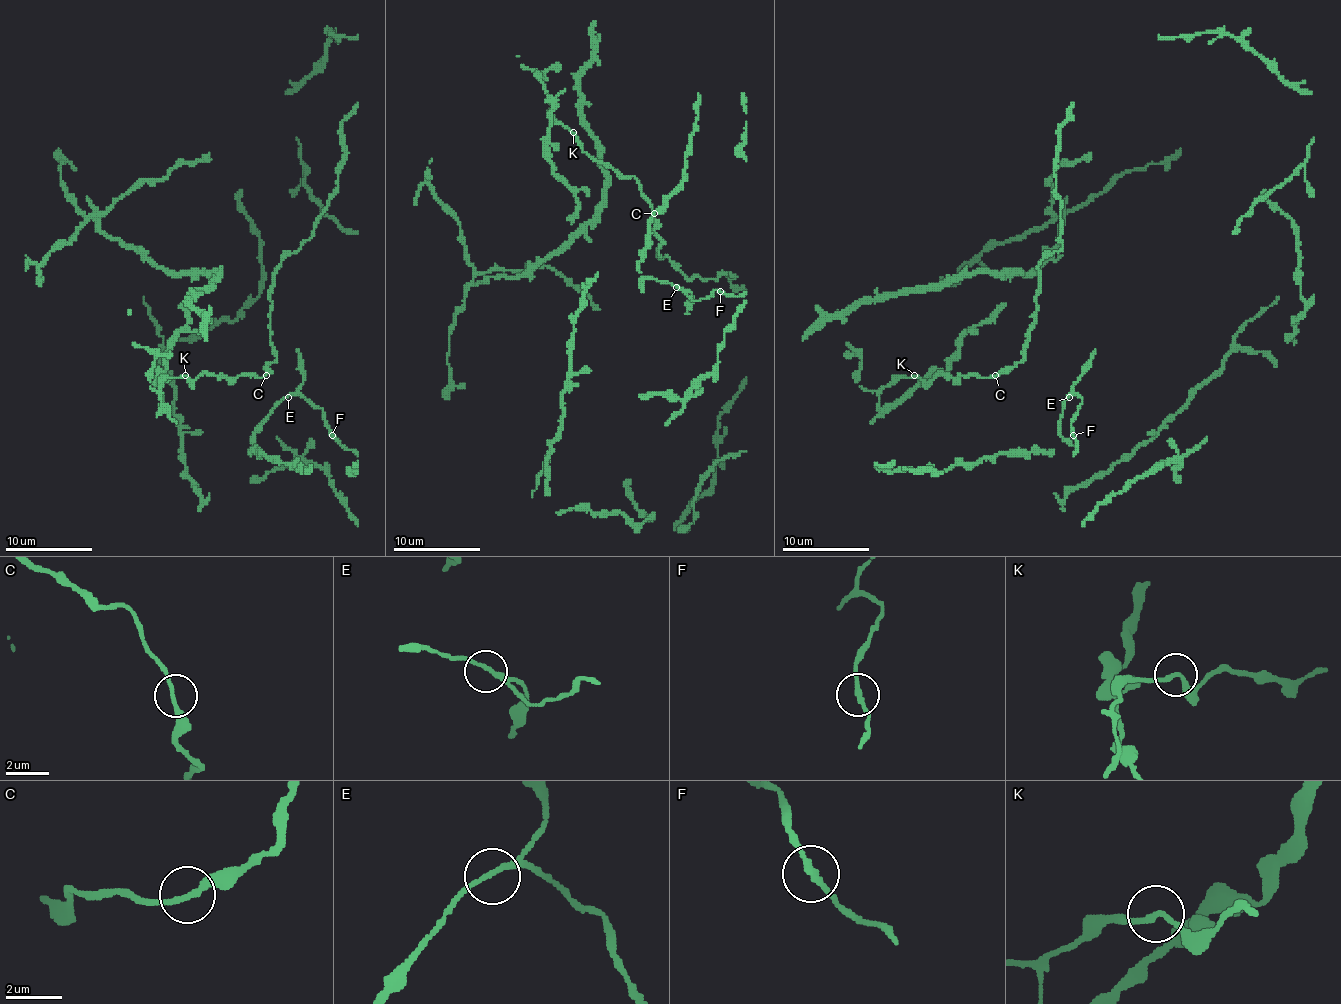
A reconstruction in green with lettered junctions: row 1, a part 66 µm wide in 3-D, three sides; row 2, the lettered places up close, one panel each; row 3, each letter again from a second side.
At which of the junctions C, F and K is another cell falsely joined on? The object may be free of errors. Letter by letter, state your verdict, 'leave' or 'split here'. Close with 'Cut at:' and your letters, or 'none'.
C: leave
F: split here
K: leave
Cut at: F

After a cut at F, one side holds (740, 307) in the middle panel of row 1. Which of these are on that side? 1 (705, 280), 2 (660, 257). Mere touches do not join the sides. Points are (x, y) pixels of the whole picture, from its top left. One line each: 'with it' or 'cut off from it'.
1: with it
2: with it

